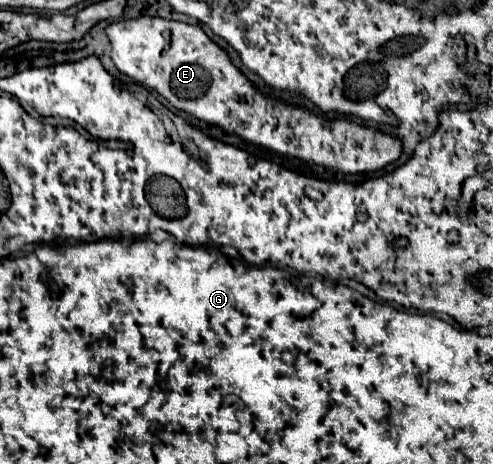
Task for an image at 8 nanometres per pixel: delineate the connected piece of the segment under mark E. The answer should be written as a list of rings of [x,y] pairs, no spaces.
[[[142,16],[112,22],[106,26],[106,34],[112,46],[110,58],[122,74],[164,96],[176,110],[220,126],[224,132],[254,146],[330,170],[356,174],[376,172],[400,158],[402,146],[396,138],[348,120],[322,120],[306,110],[266,98],[200,26]]]

